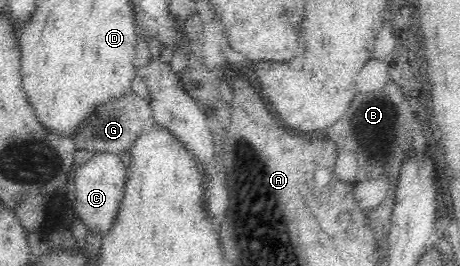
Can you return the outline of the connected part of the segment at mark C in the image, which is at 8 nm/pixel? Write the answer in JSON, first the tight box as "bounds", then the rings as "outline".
{"bounds":[74,153,127,237],"outline":[[[97,153],[87,163],[80,164],[74,170],[74,187],[76,189],[76,203],[74,210],[78,219],[91,233],[100,234],[102,237],[111,231],[121,201],[123,201],[126,184],[127,170],[121,158],[114,153]]]}

